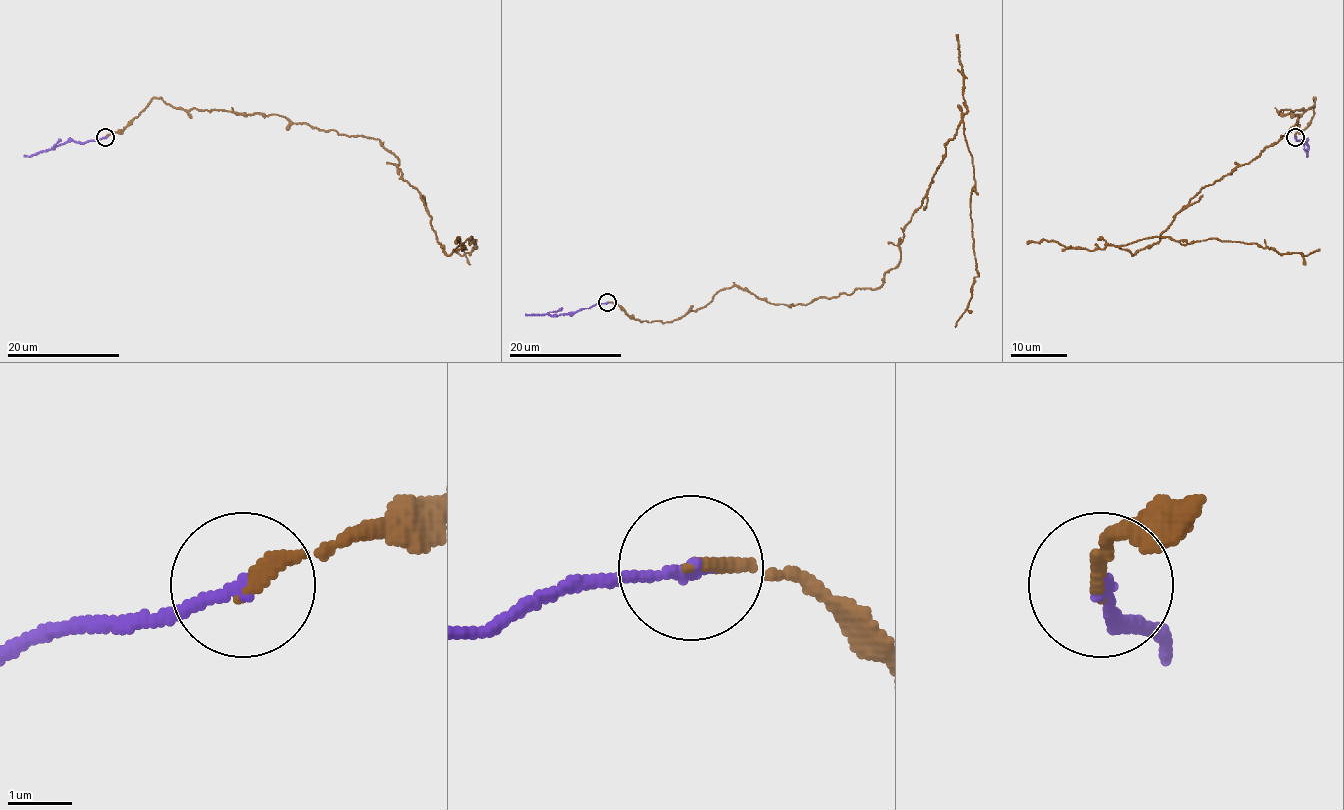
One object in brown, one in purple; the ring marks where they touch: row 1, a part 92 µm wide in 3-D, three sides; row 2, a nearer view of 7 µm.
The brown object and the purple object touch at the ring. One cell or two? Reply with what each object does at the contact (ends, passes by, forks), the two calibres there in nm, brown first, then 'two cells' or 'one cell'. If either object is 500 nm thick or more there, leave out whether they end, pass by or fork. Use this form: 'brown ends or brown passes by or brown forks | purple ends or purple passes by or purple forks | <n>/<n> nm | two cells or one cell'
brown ends | purple ends | 240/200 nm | one cell

